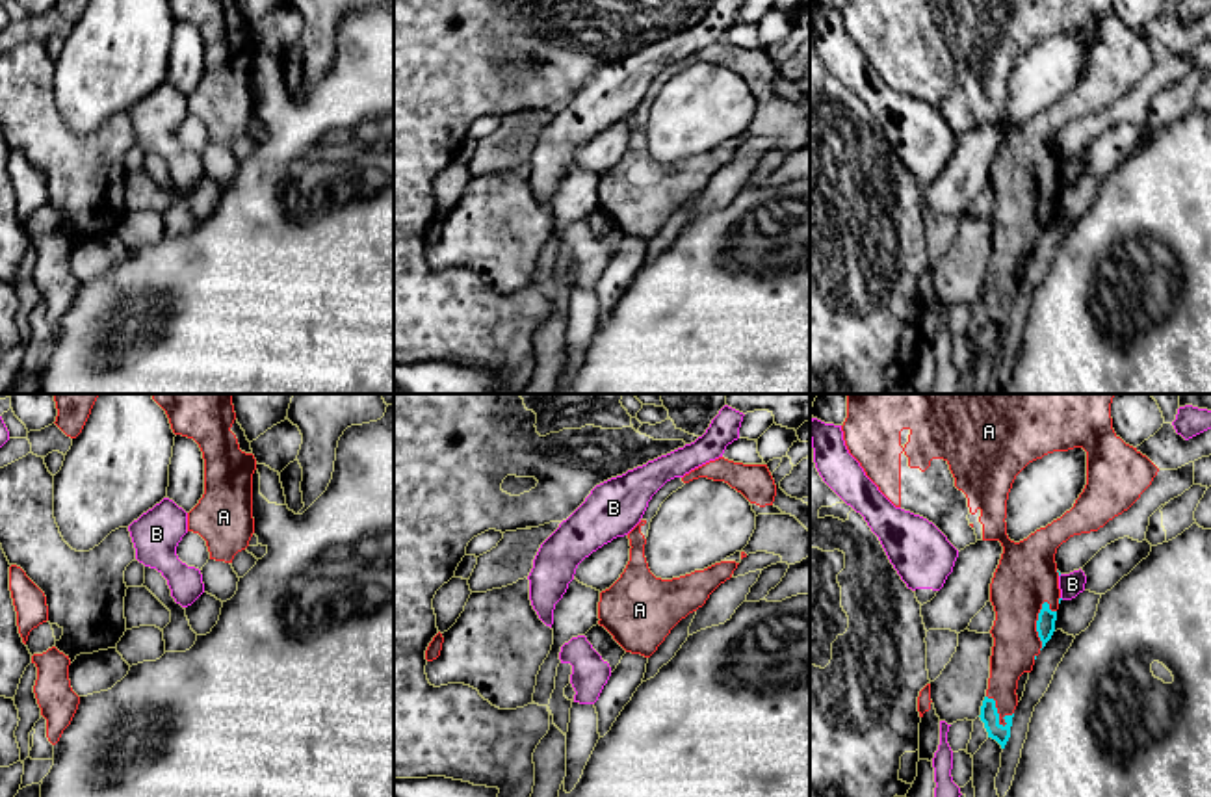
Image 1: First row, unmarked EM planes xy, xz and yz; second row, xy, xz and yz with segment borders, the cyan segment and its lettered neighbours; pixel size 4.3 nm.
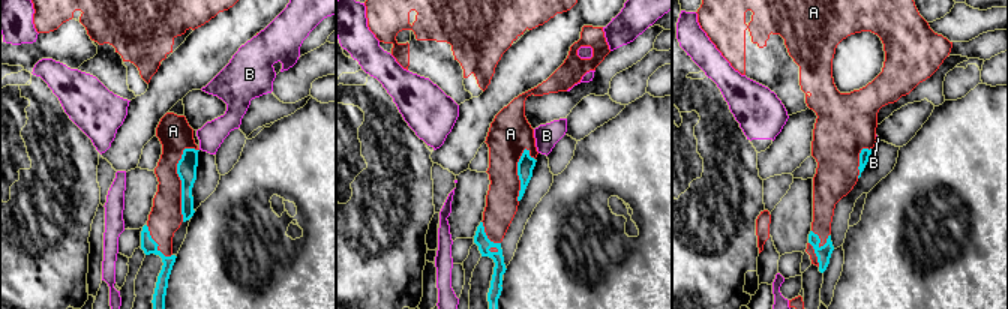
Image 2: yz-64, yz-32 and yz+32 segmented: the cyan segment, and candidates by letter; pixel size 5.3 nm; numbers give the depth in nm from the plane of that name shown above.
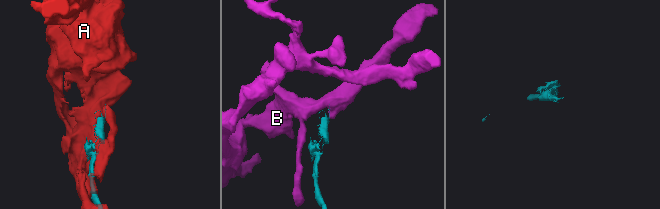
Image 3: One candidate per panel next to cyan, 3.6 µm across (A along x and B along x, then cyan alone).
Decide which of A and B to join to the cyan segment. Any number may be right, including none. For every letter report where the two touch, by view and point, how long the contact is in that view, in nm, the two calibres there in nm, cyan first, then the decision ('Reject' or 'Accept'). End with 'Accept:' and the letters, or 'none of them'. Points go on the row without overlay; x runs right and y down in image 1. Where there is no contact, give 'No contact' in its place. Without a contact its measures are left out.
A: Touches cyan at yz (1037, 209). Shared border 220 nm. Thickness 80 nm (cyan) against 260 nm. Accept
B: No contact. Reject
Accept: A

